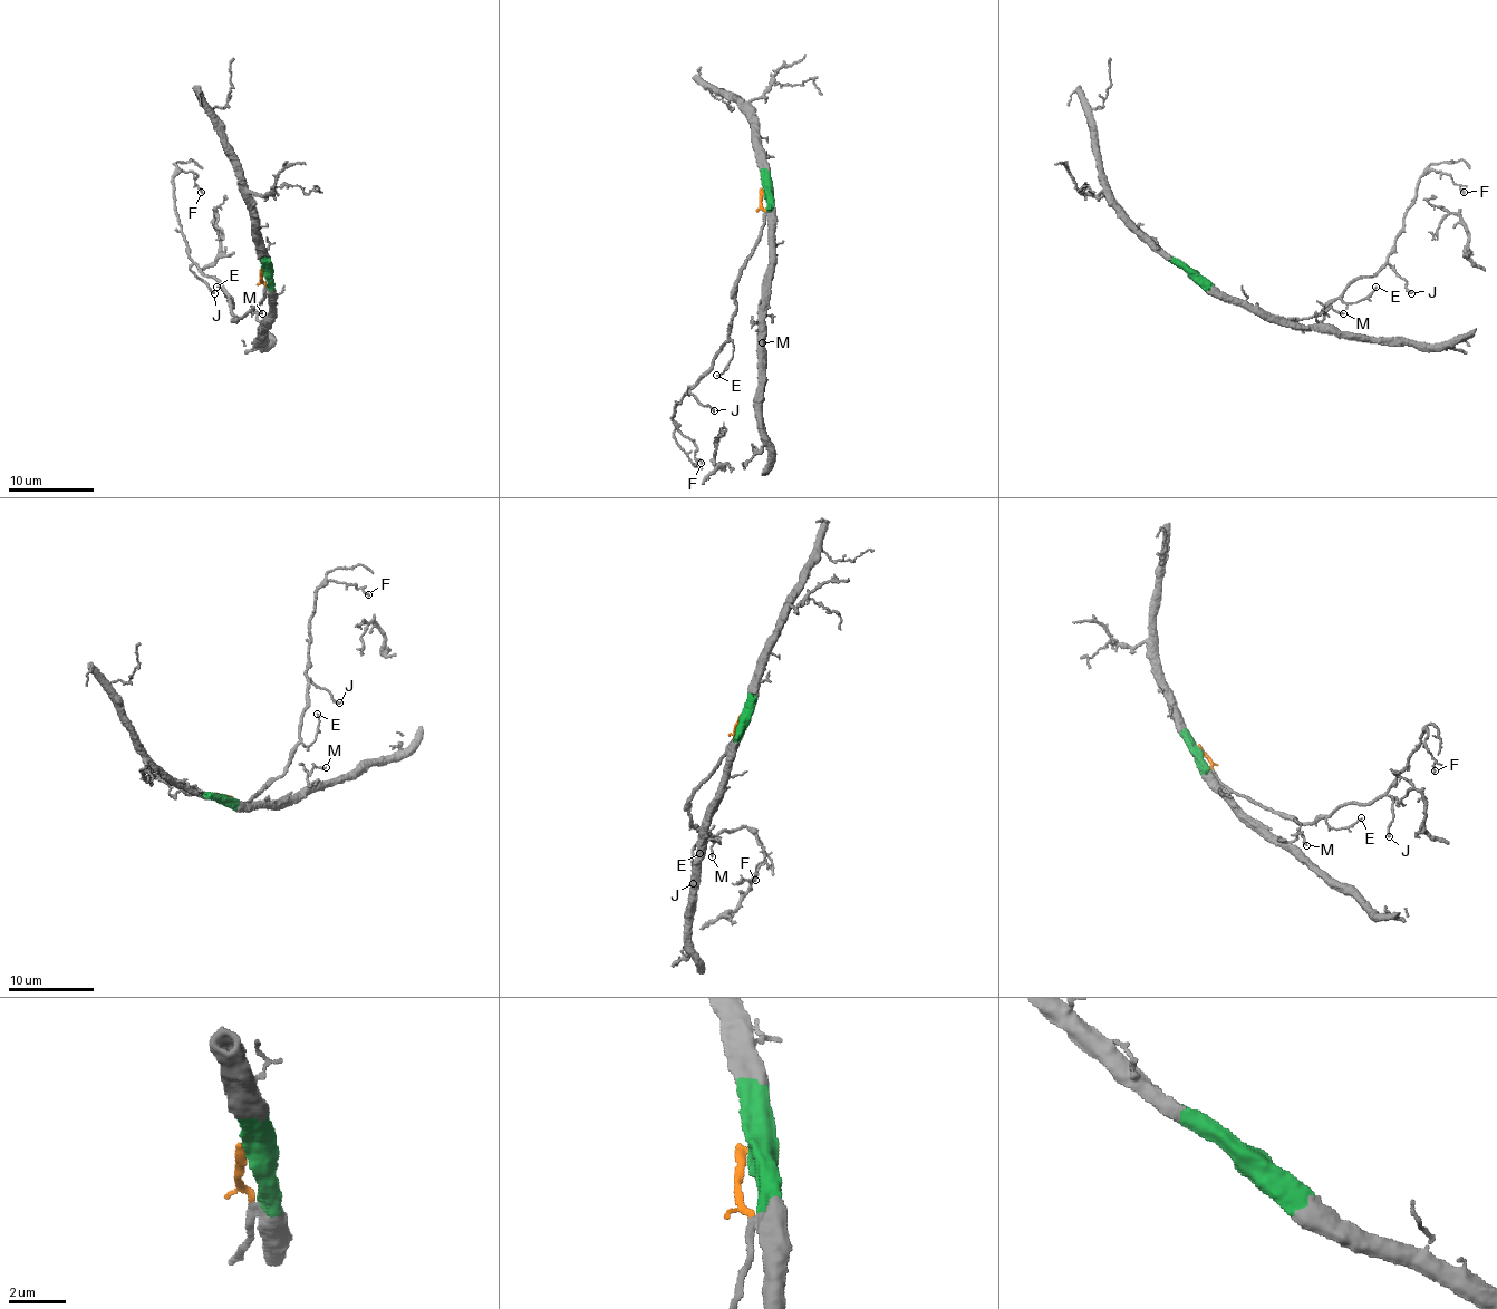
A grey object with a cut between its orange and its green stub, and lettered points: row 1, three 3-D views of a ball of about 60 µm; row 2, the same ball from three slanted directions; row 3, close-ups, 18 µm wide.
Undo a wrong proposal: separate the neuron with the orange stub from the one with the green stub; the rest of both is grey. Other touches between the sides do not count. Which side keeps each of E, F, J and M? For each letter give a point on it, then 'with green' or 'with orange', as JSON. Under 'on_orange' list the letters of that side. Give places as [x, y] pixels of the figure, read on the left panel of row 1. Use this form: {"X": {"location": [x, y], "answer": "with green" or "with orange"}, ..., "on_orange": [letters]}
{"E": {"location": [216, 287], "answer": "with orange"}, "F": {"location": [201, 192], "answer": "with orange"}, "J": {"location": [214, 293], "answer": "with orange"}, "M": {"location": [262, 313], "answer": "with green"}, "on_orange": ["E", "F", "J"]}

